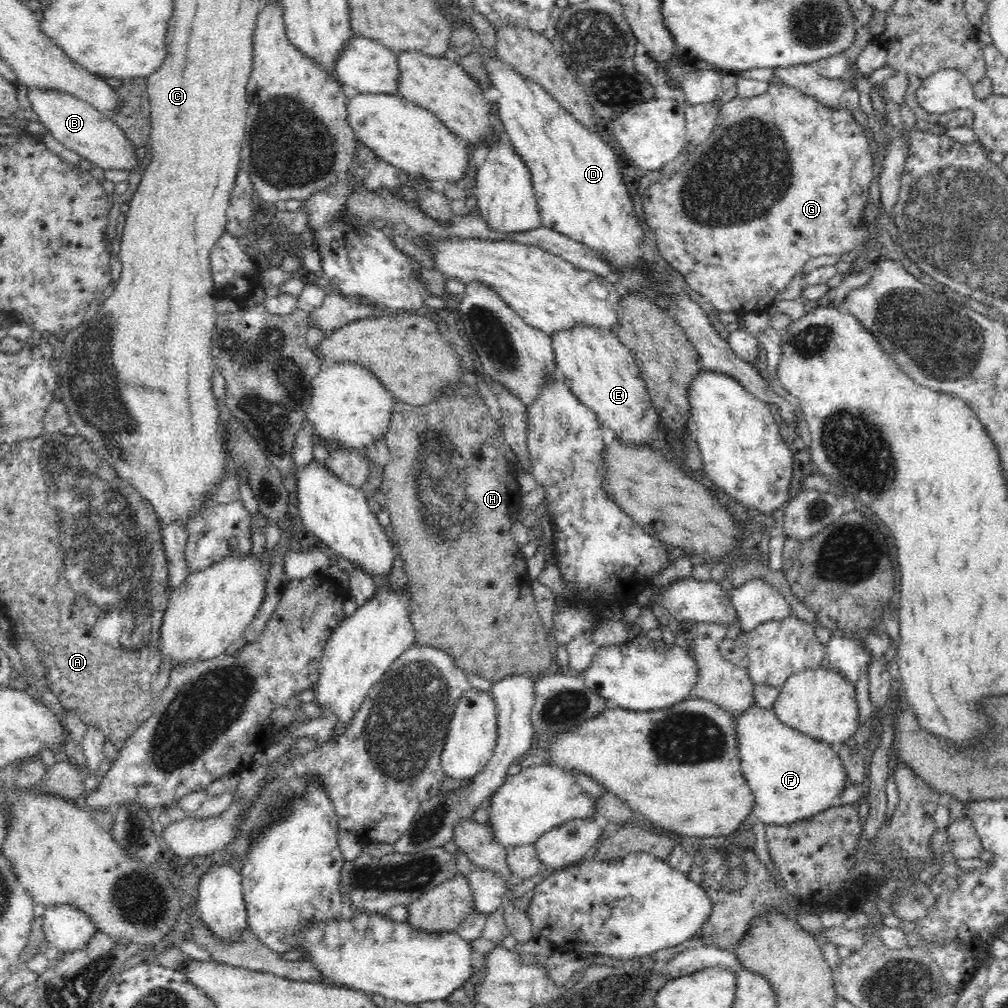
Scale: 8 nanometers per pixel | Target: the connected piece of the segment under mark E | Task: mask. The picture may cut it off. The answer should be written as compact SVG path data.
M574 326L552 334L551 340L556 372L562 375L574 396L596 413L601 424L614 430L619 440L631 446L650 447L658 440L660 416L650 400L634 355L622 345L615 332Z

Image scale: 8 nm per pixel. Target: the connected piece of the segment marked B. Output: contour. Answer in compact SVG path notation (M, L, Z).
M29 86L27 96L31 110L38 114L38 120L44 123L47 132L50 132L58 142L66 148L74 150L81 158L85 158L94 166L104 170L140 170L140 161L136 161L136 146L128 140L124 131L110 118L104 116L90 104L60 91L60 89L38 89Z

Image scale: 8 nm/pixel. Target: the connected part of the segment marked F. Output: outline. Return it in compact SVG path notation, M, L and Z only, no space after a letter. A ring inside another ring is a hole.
M754 705L734 715L741 773L754 793L755 818L766 826L790 825L838 806L844 788L852 783L834 746L785 725L772 708Z

